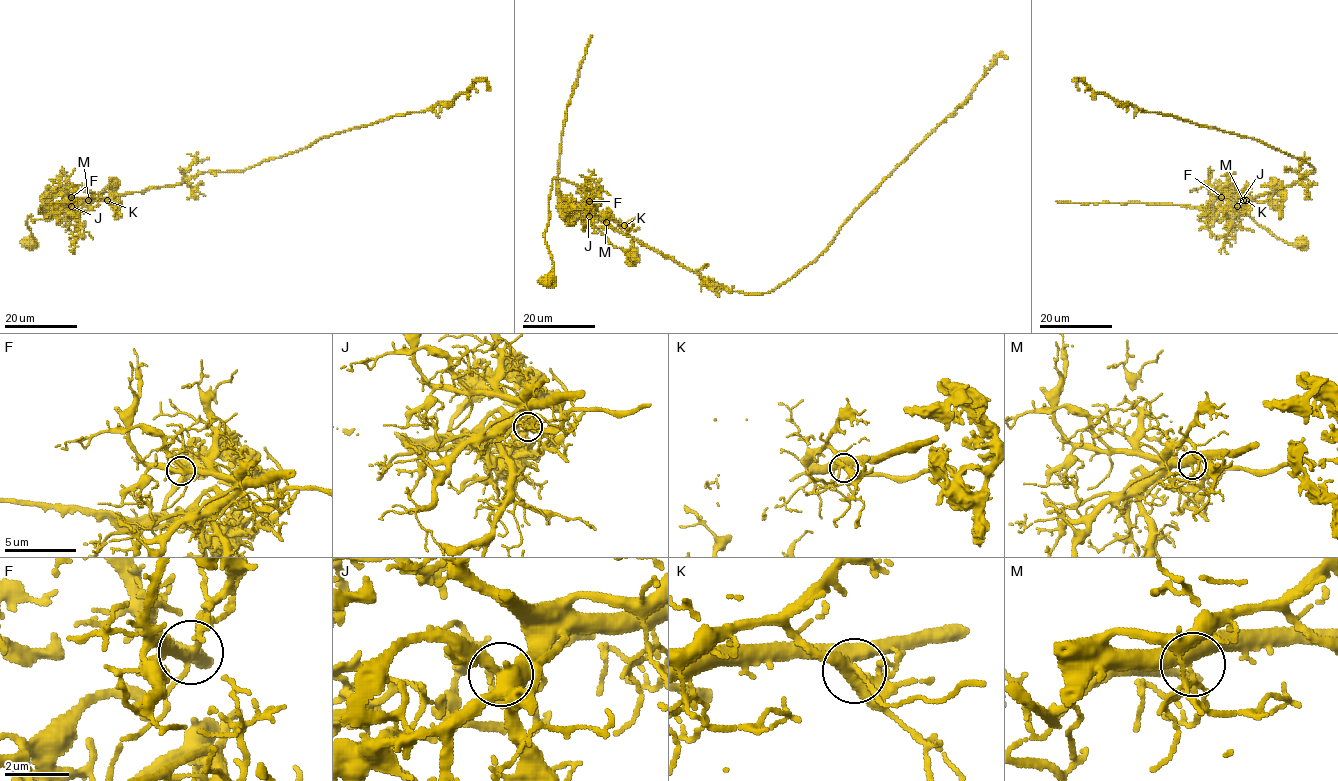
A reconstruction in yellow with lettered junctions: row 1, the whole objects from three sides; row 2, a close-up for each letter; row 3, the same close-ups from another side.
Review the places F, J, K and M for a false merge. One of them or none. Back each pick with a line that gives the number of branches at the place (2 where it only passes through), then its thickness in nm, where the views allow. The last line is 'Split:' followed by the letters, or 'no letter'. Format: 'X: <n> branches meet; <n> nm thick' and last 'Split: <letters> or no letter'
J: 3 branches meet; 240 nm thick
Split: J

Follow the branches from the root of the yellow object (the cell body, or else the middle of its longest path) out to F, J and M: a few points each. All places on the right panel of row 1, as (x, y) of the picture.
F: (1300, 240), (1285, 242), (1245, 215), (1199, 220), (1203, 213), (1229, 208), (1235, 202), (1221, 197)
J: (1300, 240), (1285, 242), (1245, 215), (1211, 221), (1198, 220), (1203, 213), (1230, 208), (1236, 203), (1237, 206)
M: (1300, 240), (1285, 242), (1245, 215), (1211, 221), (1198, 220), (1203, 213), (1243, 200)

